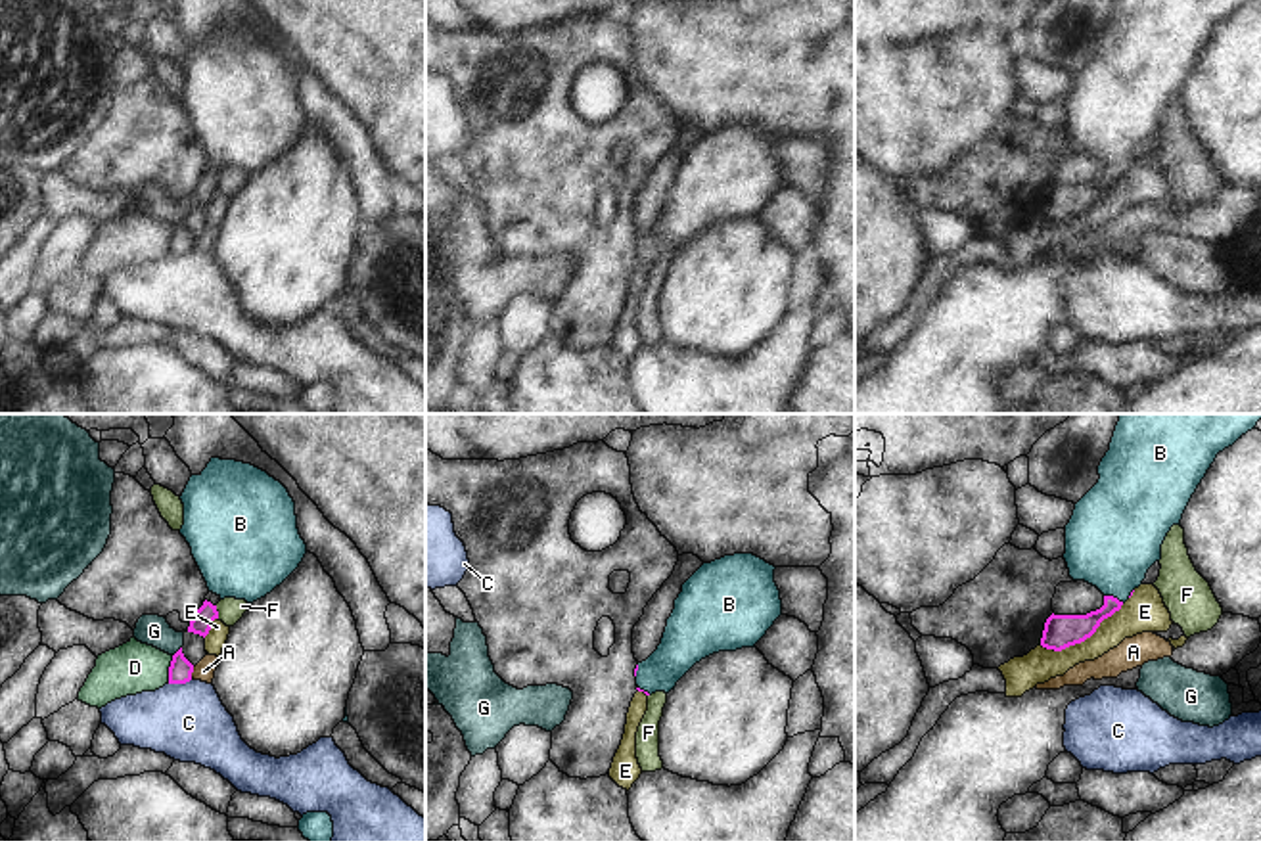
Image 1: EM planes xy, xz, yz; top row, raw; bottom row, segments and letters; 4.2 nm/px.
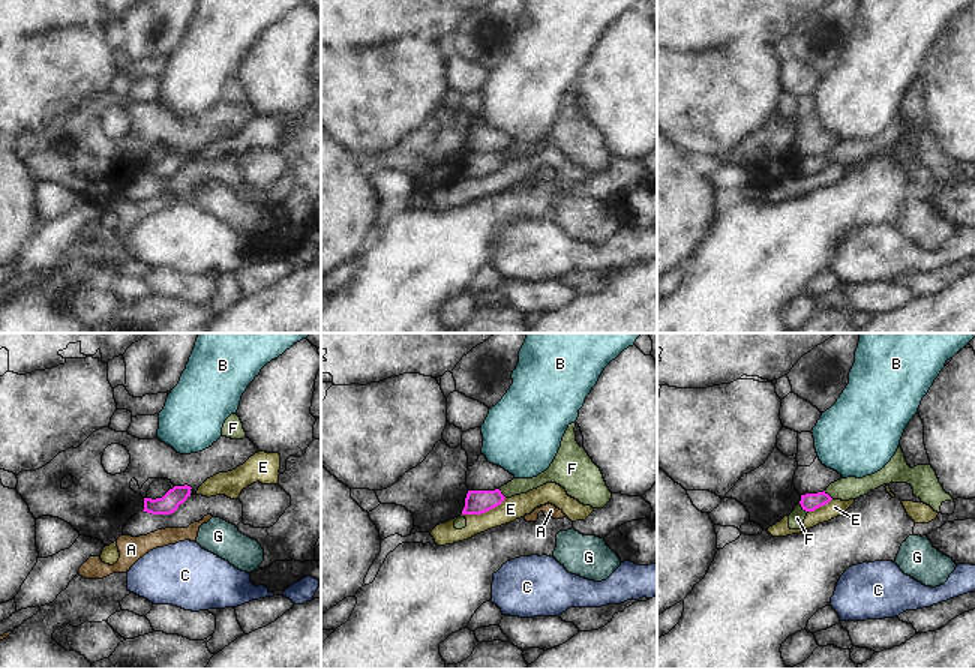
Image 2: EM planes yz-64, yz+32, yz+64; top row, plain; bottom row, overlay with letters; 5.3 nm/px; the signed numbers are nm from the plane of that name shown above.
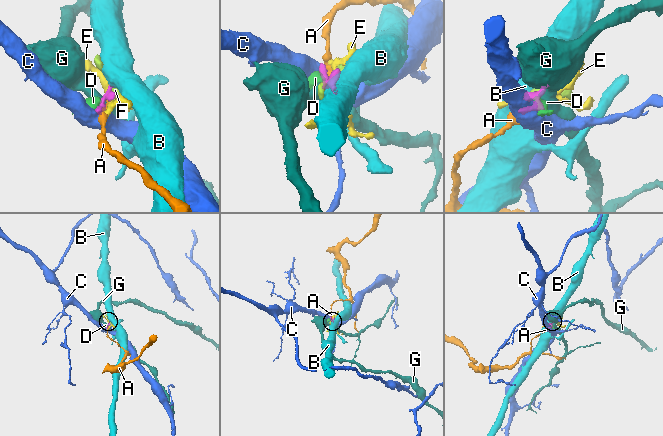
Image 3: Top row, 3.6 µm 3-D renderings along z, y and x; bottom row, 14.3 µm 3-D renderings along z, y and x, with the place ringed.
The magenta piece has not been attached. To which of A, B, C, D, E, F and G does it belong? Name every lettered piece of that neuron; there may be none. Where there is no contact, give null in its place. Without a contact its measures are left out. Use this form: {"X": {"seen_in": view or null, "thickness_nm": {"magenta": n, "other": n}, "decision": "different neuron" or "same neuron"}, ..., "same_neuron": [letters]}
{"A": {"seen_in": "xy", "thickness_nm": {"magenta": 100, "other": 90}, "decision": "different neuron"}, "B": {"seen_in": "yz", "thickness_nm": {"magenta": 140, "other": 400}, "decision": "same neuron"}, "C": {"seen_in": "xy", "thickness_nm": {"magenta": 100, "other": 320}, "decision": "different neuron"}, "D": {"seen_in": "xy", "thickness_nm": {"magenta": 100, "other": 220}, "decision": "different neuron"}, "E": {"seen_in": "yz", "thickness_nm": {"magenta": 140, "other": 150}, "decision": "different neuron"}, "F": {"seen_in": "xy", "thickness_nm": {"magenta": 90, "other": 110}, "decision": "different neuron"}, "G": {"seen_in": "xy", "thickness_nm": {"magenta": 100, "other": 130}, "decision": "different neuron"}, "same_neuron": ["B"]}

